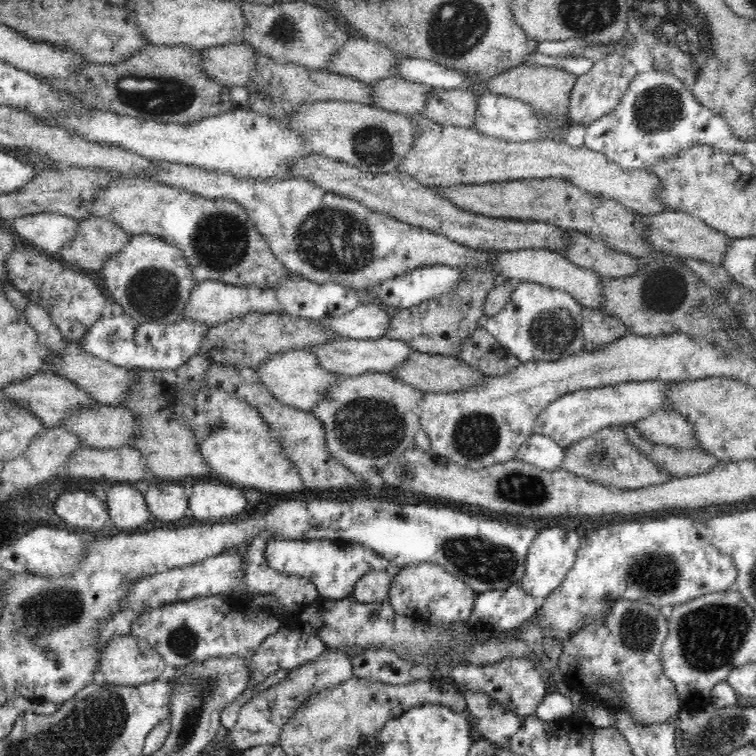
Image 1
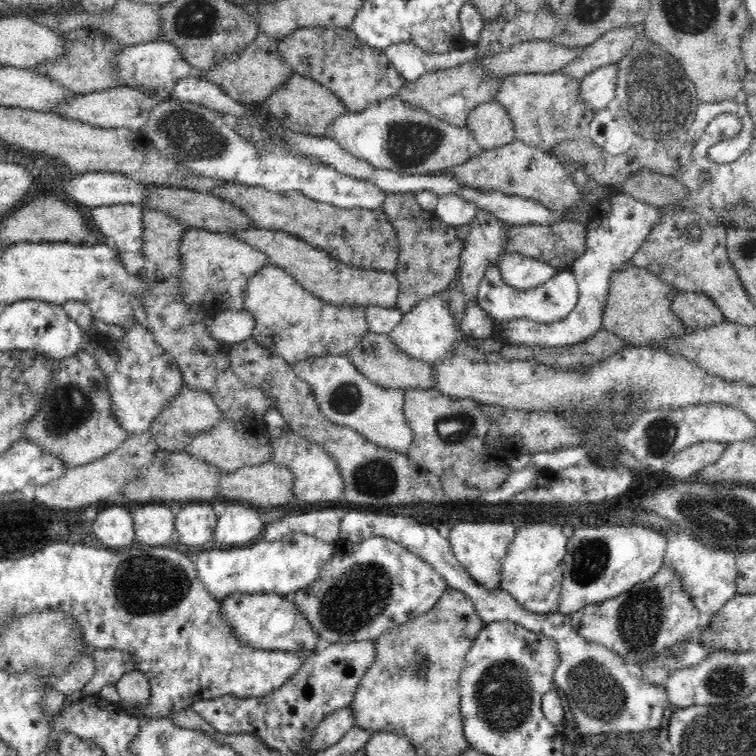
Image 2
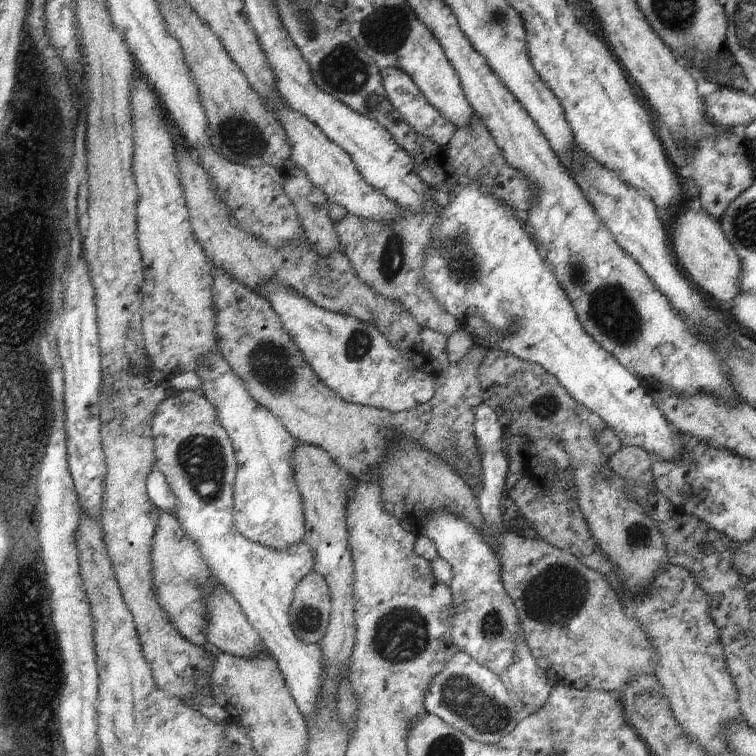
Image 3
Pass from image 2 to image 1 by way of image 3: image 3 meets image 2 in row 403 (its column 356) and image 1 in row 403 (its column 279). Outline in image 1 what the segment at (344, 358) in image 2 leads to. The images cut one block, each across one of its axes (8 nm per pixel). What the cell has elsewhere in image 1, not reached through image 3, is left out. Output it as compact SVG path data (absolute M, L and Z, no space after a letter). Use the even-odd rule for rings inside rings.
M290 350L284 354L271 356L266 362L259 364L255 371L263 385L282 404L308 412L325 399L327 390L342 378L340 374L324 370L317 361L316 355L305 350Z

